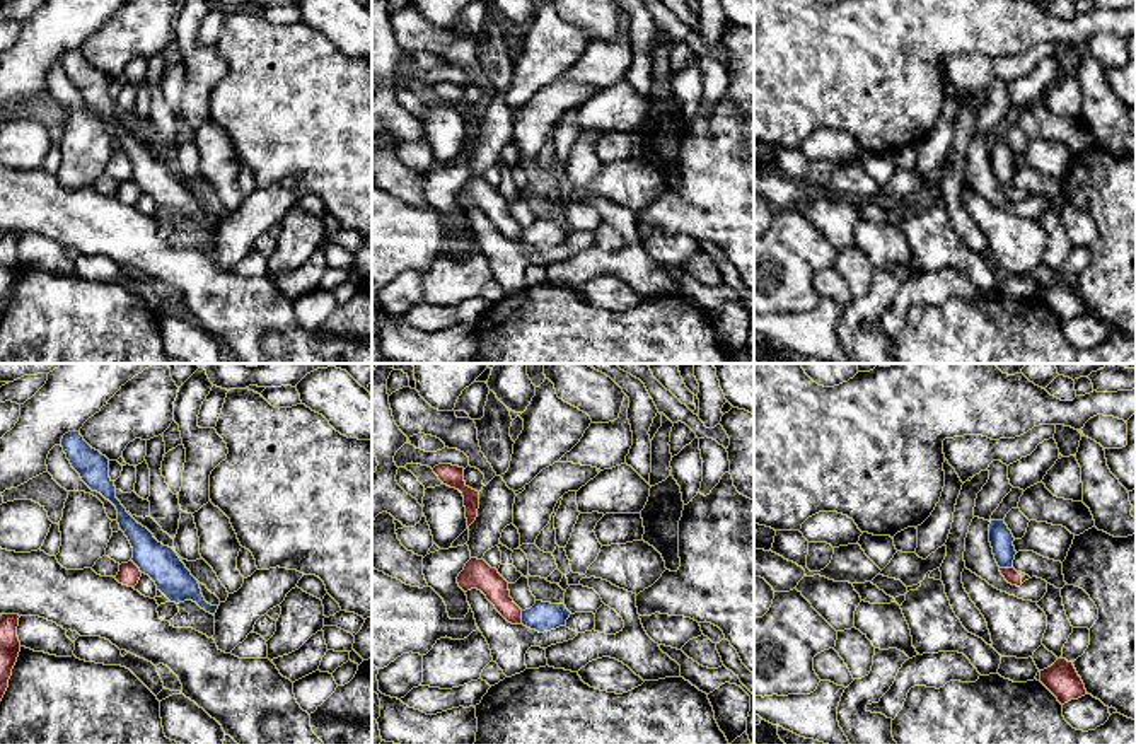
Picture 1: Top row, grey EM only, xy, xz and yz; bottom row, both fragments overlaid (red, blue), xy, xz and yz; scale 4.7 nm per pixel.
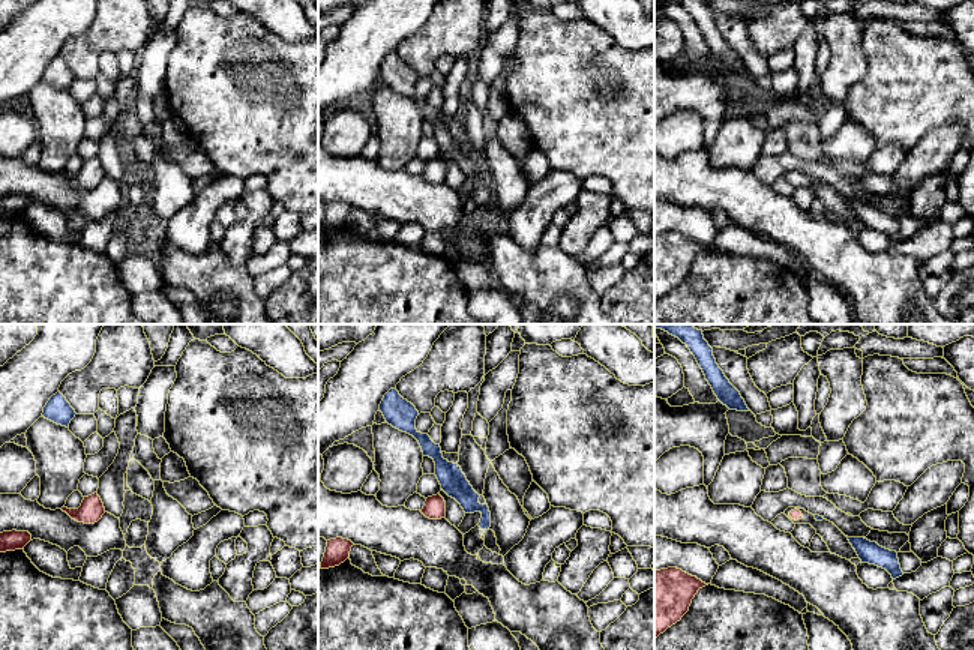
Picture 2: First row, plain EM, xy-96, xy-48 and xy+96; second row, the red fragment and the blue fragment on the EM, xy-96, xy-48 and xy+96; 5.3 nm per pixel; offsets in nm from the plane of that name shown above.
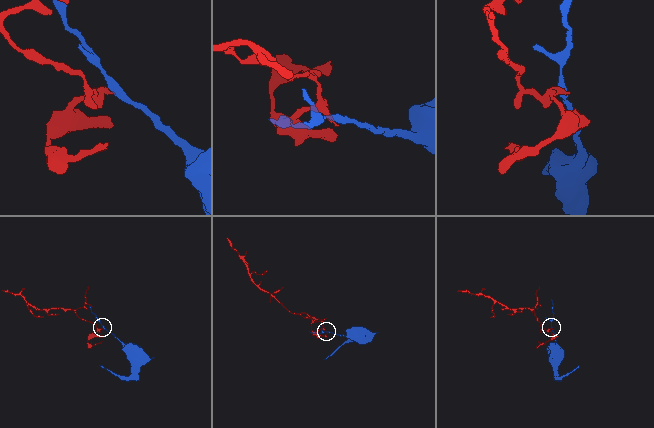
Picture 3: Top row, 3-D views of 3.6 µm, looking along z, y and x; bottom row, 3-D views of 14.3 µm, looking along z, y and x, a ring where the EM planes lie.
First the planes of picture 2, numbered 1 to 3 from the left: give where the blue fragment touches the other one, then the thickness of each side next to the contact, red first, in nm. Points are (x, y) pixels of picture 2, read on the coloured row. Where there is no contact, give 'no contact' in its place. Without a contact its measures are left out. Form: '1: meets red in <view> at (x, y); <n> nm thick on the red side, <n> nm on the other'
1: no contact
2: no contact
3: no contact

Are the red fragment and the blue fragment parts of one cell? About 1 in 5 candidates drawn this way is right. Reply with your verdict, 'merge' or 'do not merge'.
do not merge

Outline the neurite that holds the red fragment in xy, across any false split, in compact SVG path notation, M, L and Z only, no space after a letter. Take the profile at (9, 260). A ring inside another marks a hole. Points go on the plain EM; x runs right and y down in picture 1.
M19 232L0 234L0 319L9 305L9 297L20 270L19 235Z

